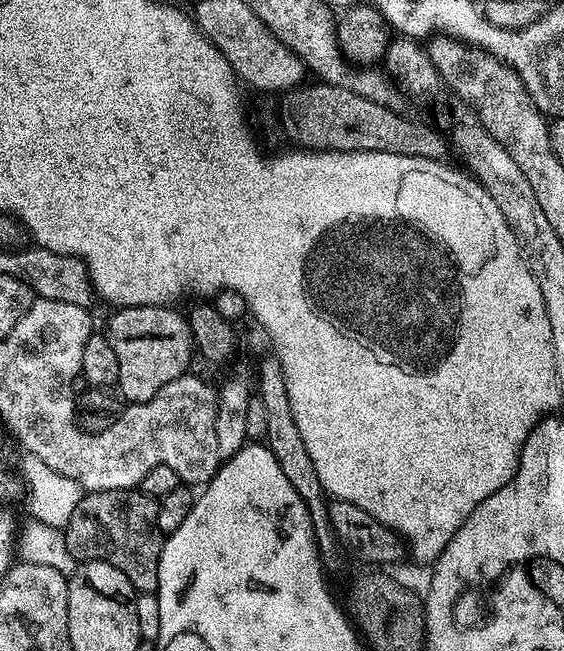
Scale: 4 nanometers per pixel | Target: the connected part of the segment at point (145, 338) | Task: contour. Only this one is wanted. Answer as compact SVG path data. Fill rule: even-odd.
M143 304L137 308L123 308L116 312L108 320L106 335L110 346L114 346L114 354L118 358L118 392L129 405L146 403L148 399L154 398L158 390L165 388L170 382L180 379L189 371L194 357L194 345L190 326L182 311L175 312L175 307L161 306L159 304Z

